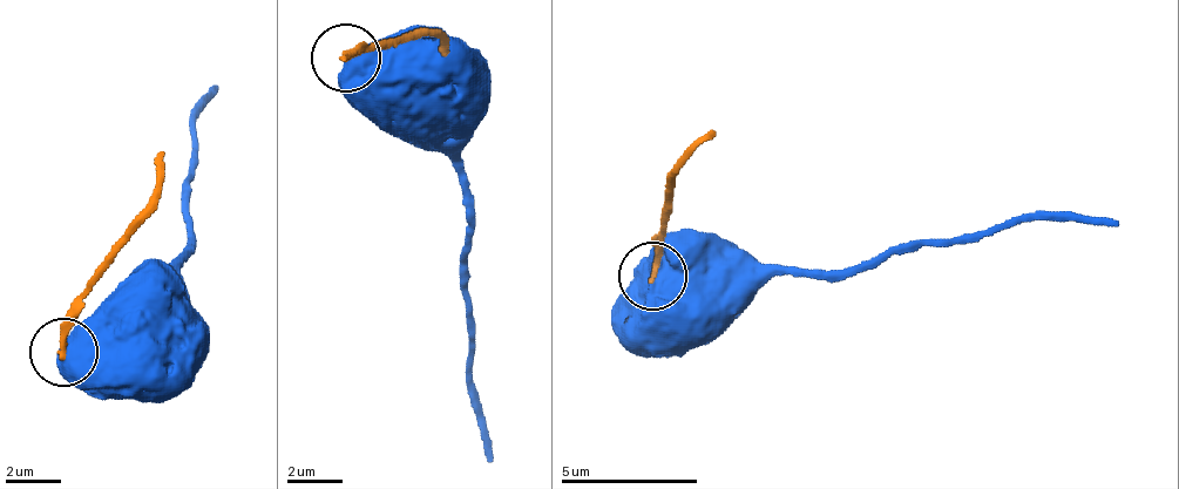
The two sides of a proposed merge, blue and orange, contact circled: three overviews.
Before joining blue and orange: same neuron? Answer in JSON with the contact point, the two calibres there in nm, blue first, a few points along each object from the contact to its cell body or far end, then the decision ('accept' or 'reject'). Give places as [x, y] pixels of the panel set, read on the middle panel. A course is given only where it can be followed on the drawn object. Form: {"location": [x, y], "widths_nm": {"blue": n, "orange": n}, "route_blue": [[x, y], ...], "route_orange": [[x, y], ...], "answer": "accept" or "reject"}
{"location": [345, 58], "widths_nm": {"blue": 1000, "orange": 240}, "route_blue": [[344, 63], [433, 70], [433, 96]], "route_orange": [[344, 56], [352, 47], [422, 27], [442, 40], [444, 56]], "answer": "reject"}

